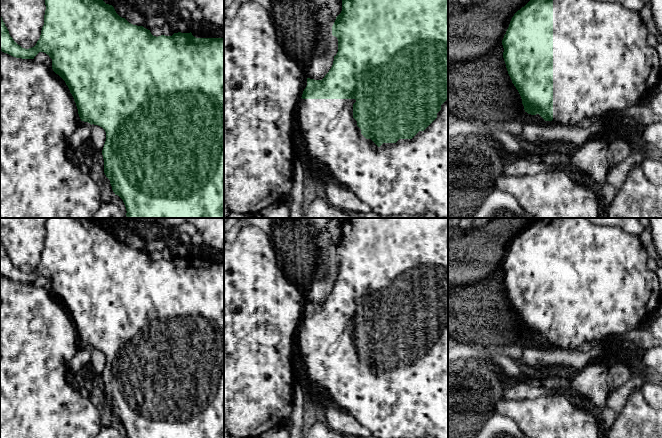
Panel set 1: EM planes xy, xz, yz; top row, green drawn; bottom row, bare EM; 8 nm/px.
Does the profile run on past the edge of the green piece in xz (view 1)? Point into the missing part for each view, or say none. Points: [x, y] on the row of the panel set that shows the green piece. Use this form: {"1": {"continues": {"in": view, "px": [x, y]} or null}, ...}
{"1": {"continues": null}}

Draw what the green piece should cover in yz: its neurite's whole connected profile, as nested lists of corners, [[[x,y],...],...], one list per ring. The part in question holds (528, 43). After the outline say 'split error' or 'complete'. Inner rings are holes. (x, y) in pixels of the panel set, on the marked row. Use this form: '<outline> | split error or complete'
[[[530,0],[512,17],[502,40],[503,58],[525,112],[553,120],[553,0]]] | complete

